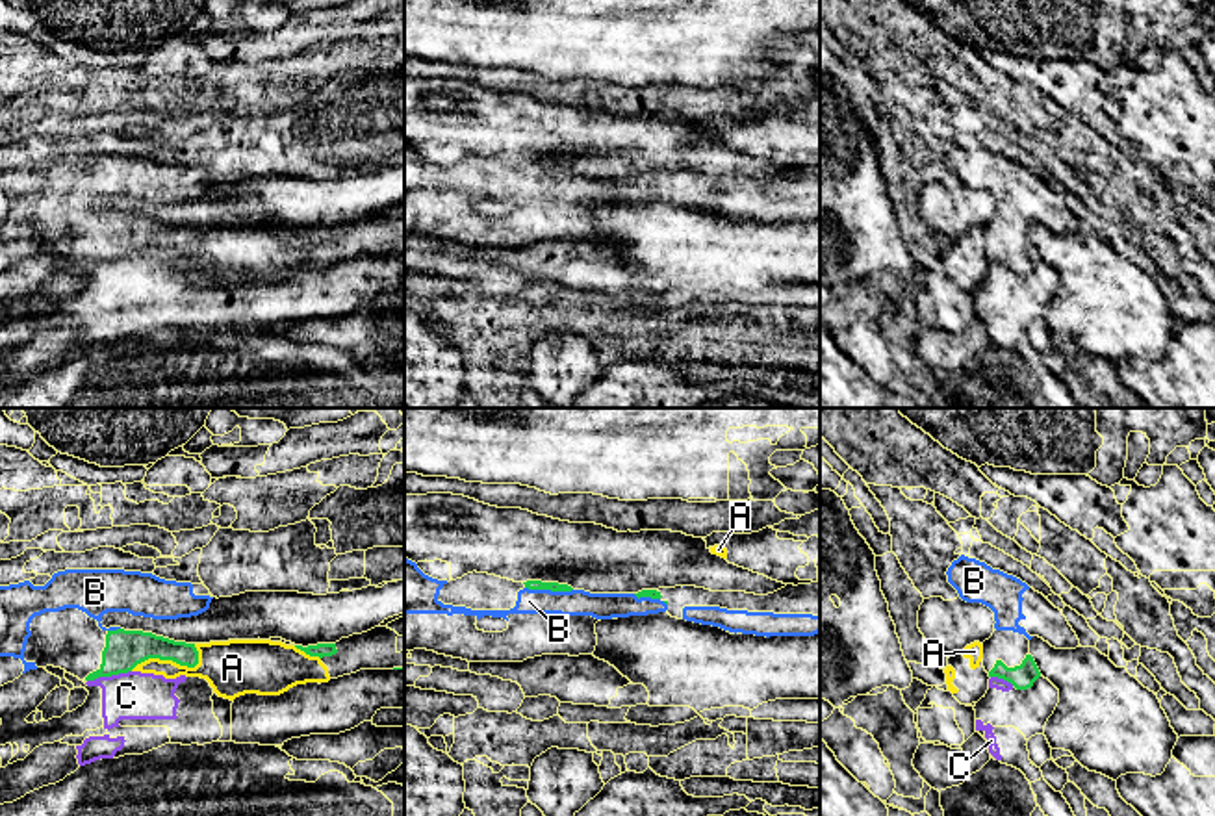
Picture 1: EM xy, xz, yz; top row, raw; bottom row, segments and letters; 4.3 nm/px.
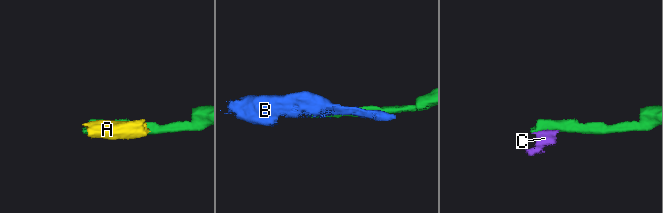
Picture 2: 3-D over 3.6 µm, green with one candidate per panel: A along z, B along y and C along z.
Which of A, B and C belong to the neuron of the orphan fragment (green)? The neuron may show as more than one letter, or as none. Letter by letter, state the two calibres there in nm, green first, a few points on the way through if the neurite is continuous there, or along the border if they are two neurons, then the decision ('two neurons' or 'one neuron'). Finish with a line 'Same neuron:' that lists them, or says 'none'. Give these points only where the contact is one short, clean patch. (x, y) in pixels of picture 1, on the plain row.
A: calibres 170 and 200 nm; two neurons
B: calibres 50 and 110 nm; one neuron
C: calibres 170 and 200 nm; border xy (130, 254), (88, 266); two neurons
Same neuron: B

